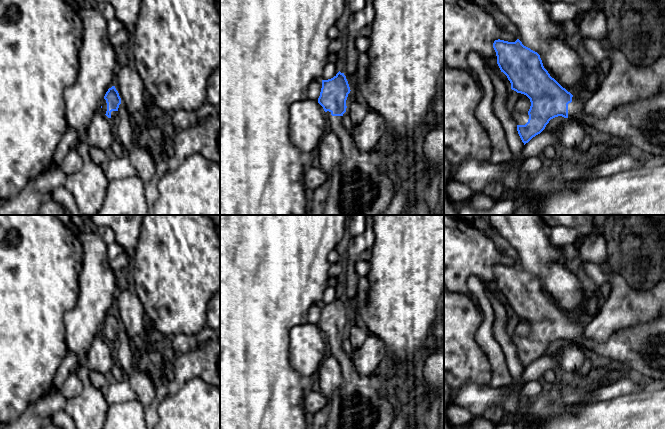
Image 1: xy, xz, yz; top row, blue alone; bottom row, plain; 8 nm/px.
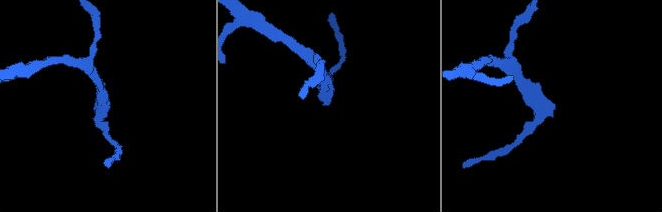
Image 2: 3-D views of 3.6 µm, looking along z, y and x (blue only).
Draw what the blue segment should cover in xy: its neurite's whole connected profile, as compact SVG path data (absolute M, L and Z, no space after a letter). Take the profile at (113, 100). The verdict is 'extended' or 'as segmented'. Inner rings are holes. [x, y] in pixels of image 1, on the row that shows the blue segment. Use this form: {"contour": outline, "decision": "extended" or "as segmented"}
{"contour": "M112 86L106 92L104 99L102 101L101 110L108 118L117 118L118 108L121 104L121 98L115 86Z", "decision": "extended"}

